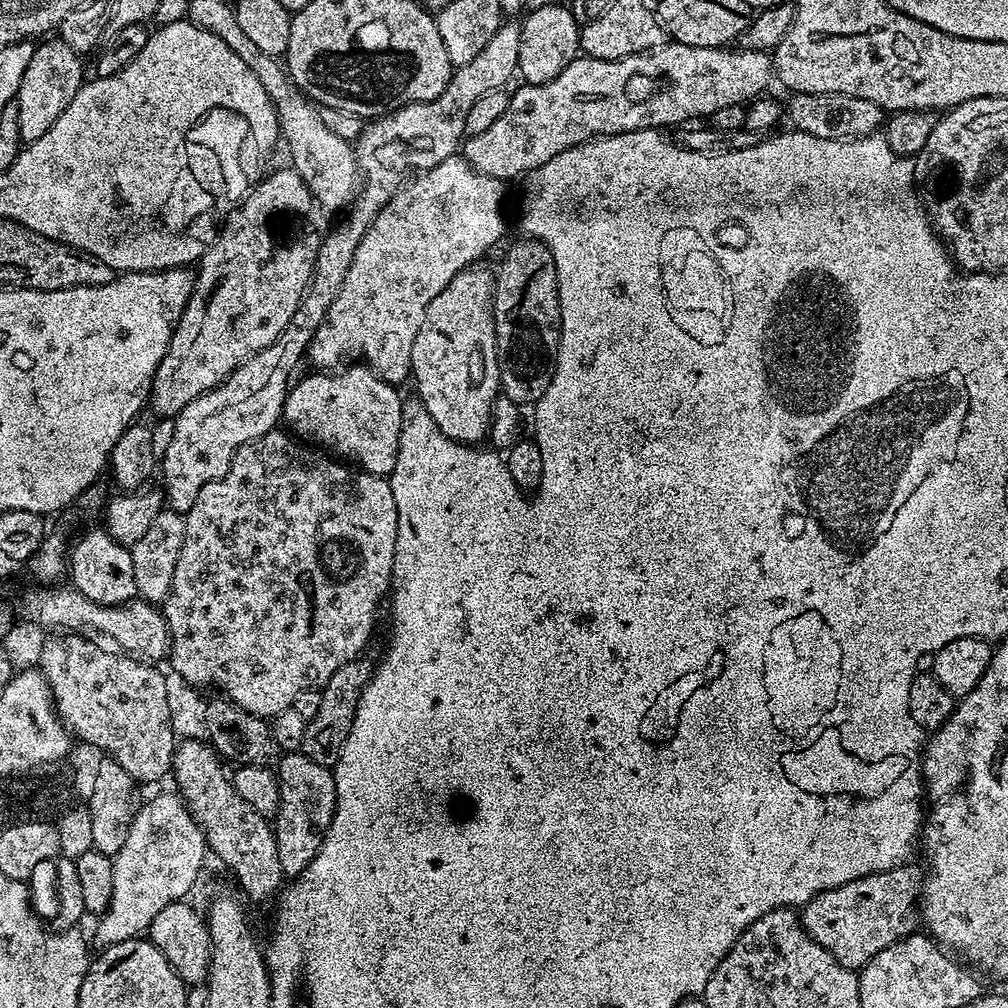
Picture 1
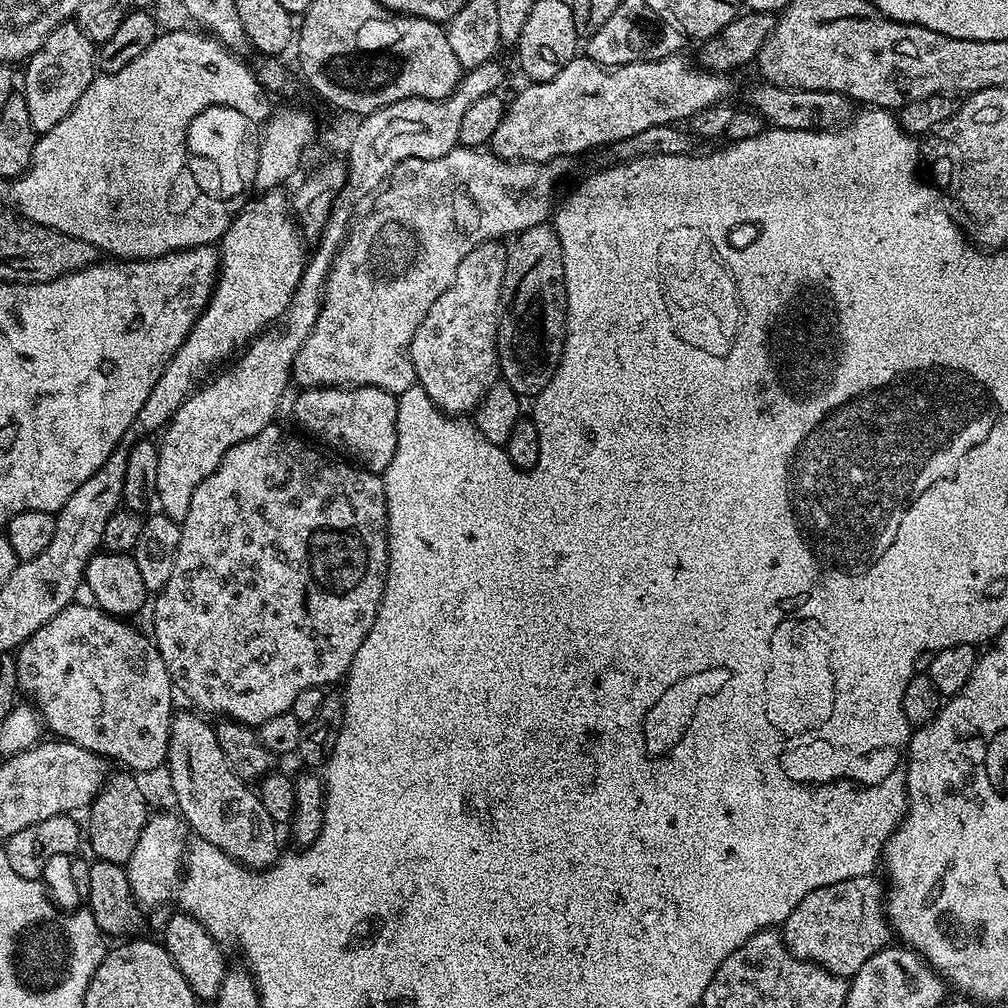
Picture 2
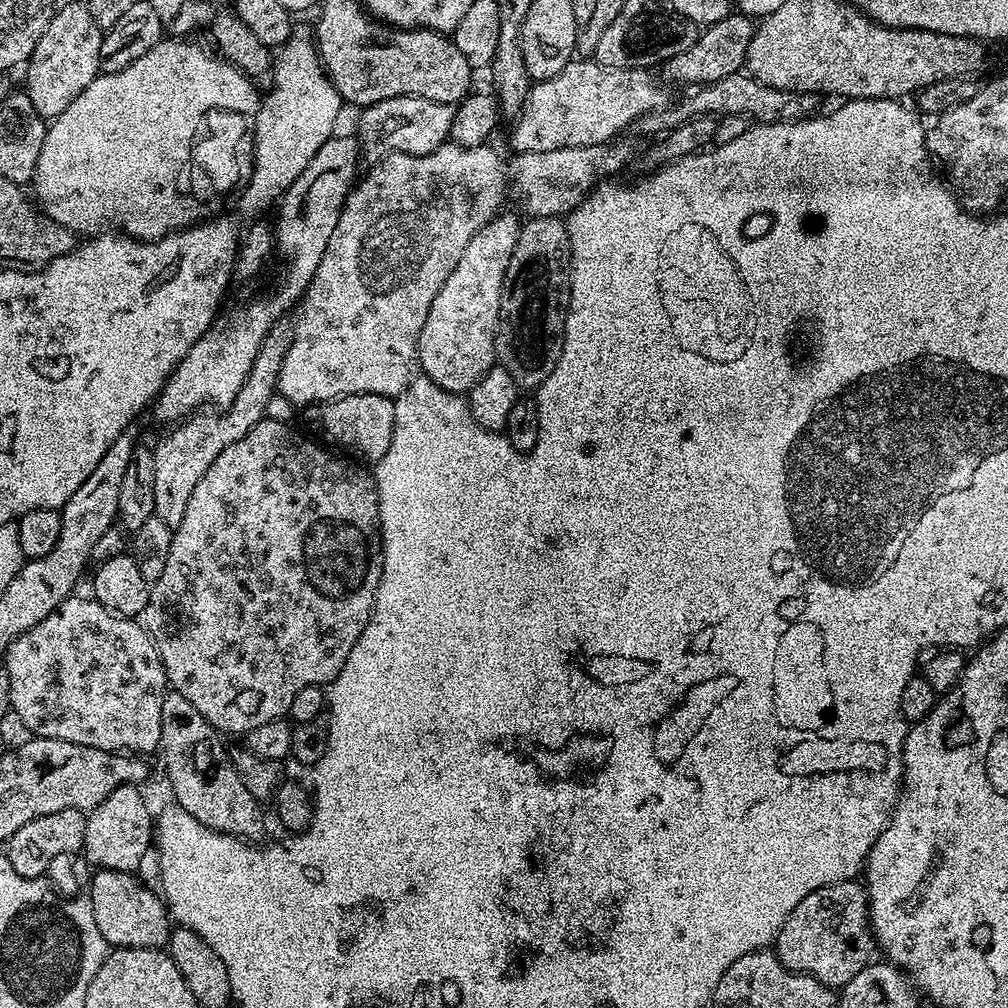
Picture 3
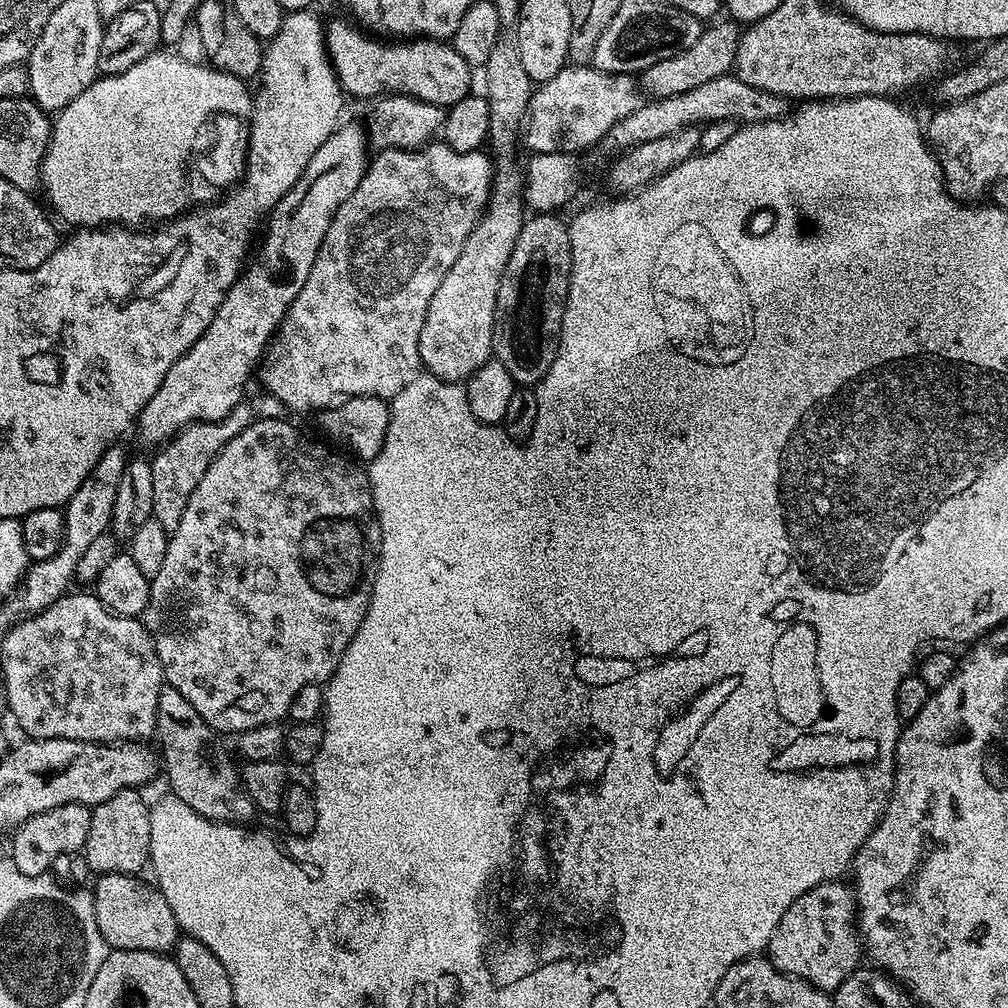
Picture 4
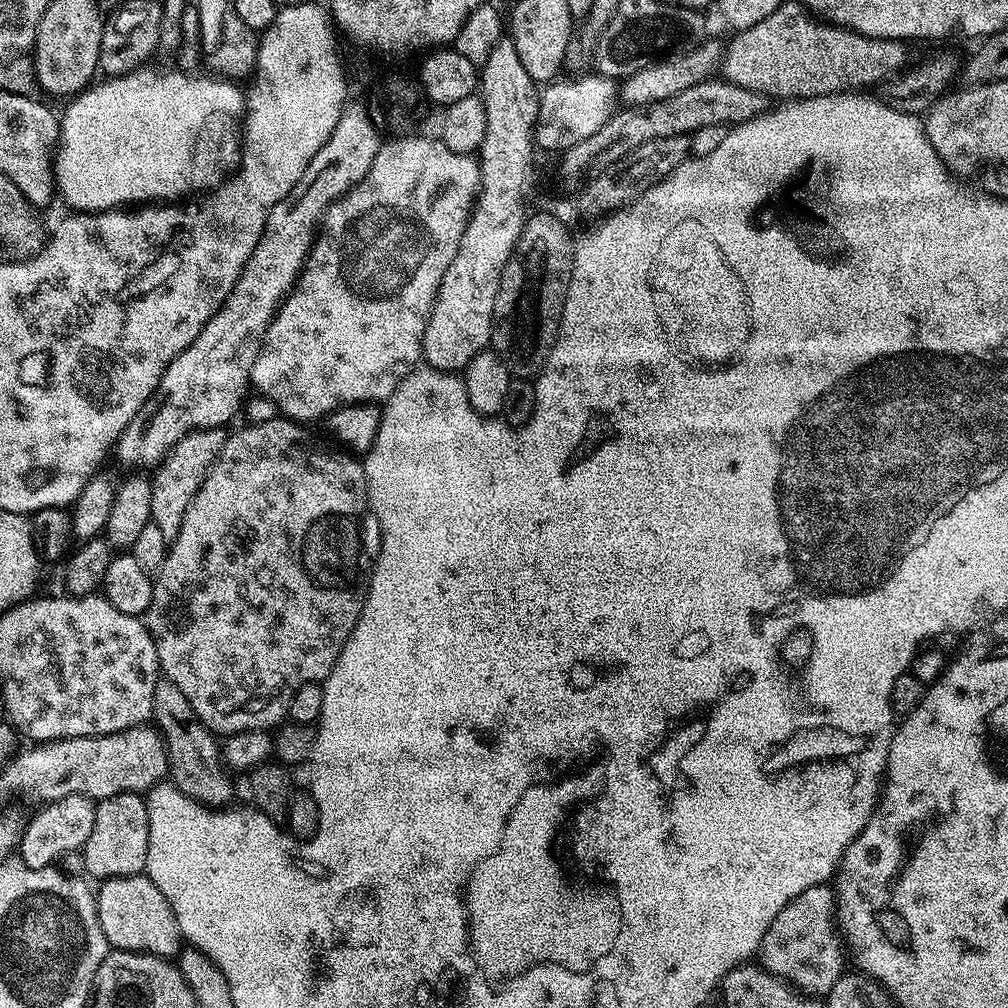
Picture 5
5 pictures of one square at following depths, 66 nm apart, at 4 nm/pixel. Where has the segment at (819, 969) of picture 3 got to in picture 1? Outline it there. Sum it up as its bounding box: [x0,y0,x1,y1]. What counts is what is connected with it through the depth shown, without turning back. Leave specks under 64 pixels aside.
[800,862,921,970]

